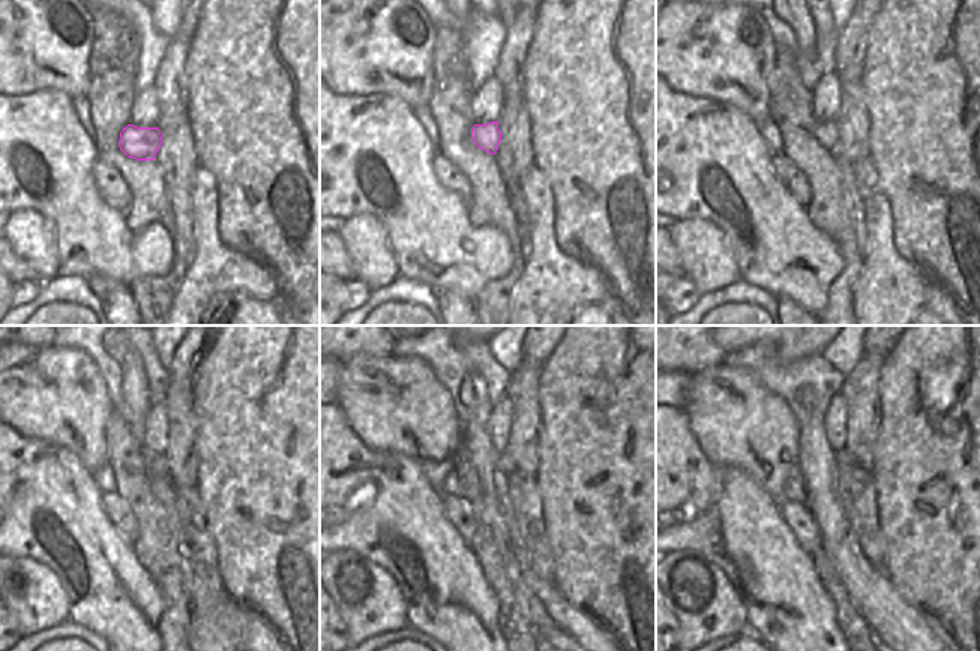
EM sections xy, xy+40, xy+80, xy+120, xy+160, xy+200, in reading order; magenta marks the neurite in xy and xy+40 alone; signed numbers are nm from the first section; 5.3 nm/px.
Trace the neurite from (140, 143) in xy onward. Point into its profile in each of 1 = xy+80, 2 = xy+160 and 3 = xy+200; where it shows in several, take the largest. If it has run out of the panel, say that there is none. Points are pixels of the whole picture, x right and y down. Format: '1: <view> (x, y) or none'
1: xy+80 (826, 132)
2: xy+160 (506, 464)
3: xy+200 (842, 458)

